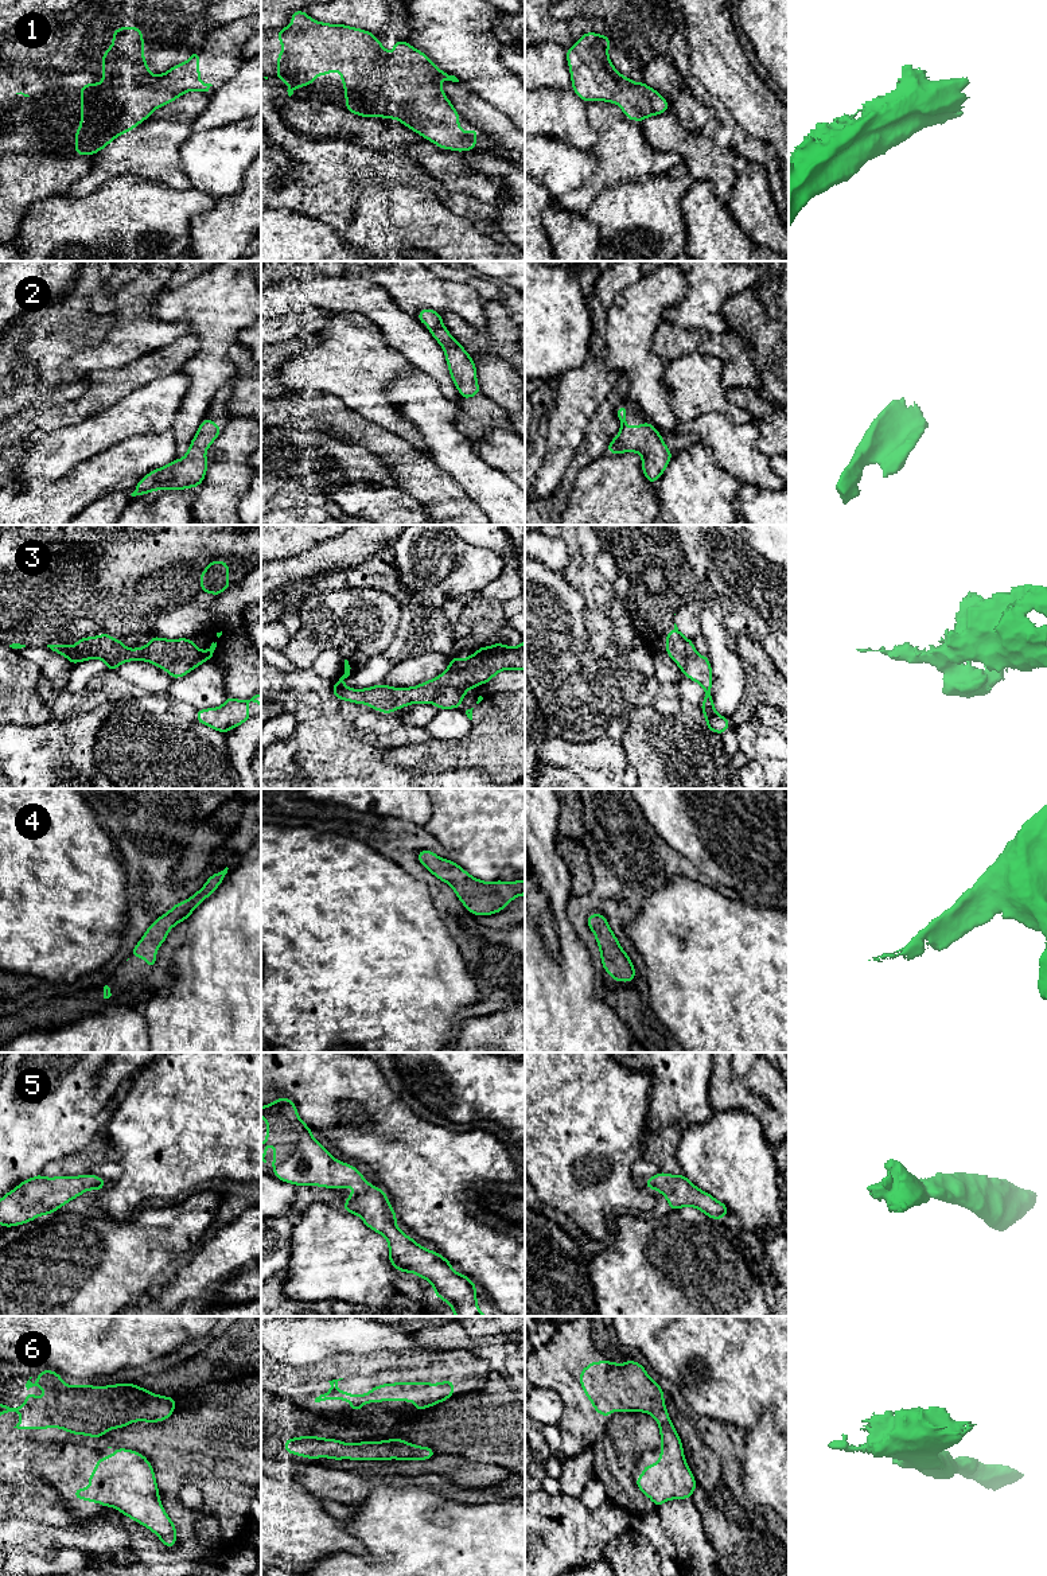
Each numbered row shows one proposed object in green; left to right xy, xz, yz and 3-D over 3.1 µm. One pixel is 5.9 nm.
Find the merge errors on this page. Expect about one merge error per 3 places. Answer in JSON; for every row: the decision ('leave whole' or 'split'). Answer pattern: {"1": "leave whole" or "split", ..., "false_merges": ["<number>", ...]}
{"1": "leave whole", "2": "leave whole", "3": "split", "4": "leave whole", "5": "leave whole", "6": "leave whole", "false_merges": ["3"]}

